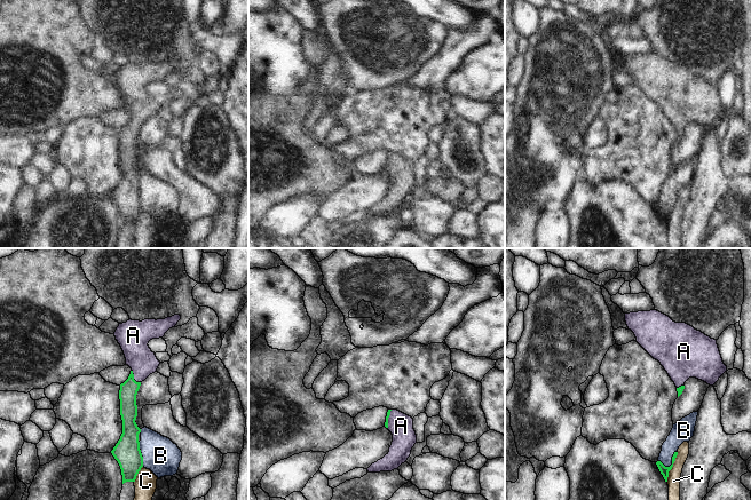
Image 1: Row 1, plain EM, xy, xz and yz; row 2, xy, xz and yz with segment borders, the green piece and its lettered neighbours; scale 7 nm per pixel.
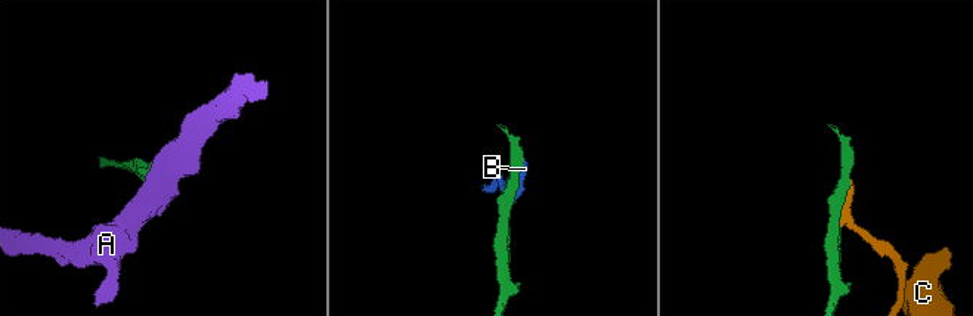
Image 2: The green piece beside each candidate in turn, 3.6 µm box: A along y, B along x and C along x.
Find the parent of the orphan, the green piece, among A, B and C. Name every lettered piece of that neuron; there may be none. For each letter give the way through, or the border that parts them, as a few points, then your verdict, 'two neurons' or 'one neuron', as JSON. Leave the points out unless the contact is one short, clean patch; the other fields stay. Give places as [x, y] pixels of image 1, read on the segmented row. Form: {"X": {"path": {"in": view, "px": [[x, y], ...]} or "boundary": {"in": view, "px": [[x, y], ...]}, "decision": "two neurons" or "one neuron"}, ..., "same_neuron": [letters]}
{"A": {"path": {"in": "xy", "px": [[128, 390], [133, 378], [134, 342]]}, "decision": "one neuron"}, "B": {"decision": "two neurons"}, "C": {"boundary": {"in": "yz", "px": [[678, 452], [666, 481]]}, "decision": "two neurons"}, "same_neuron": ["A"]}

